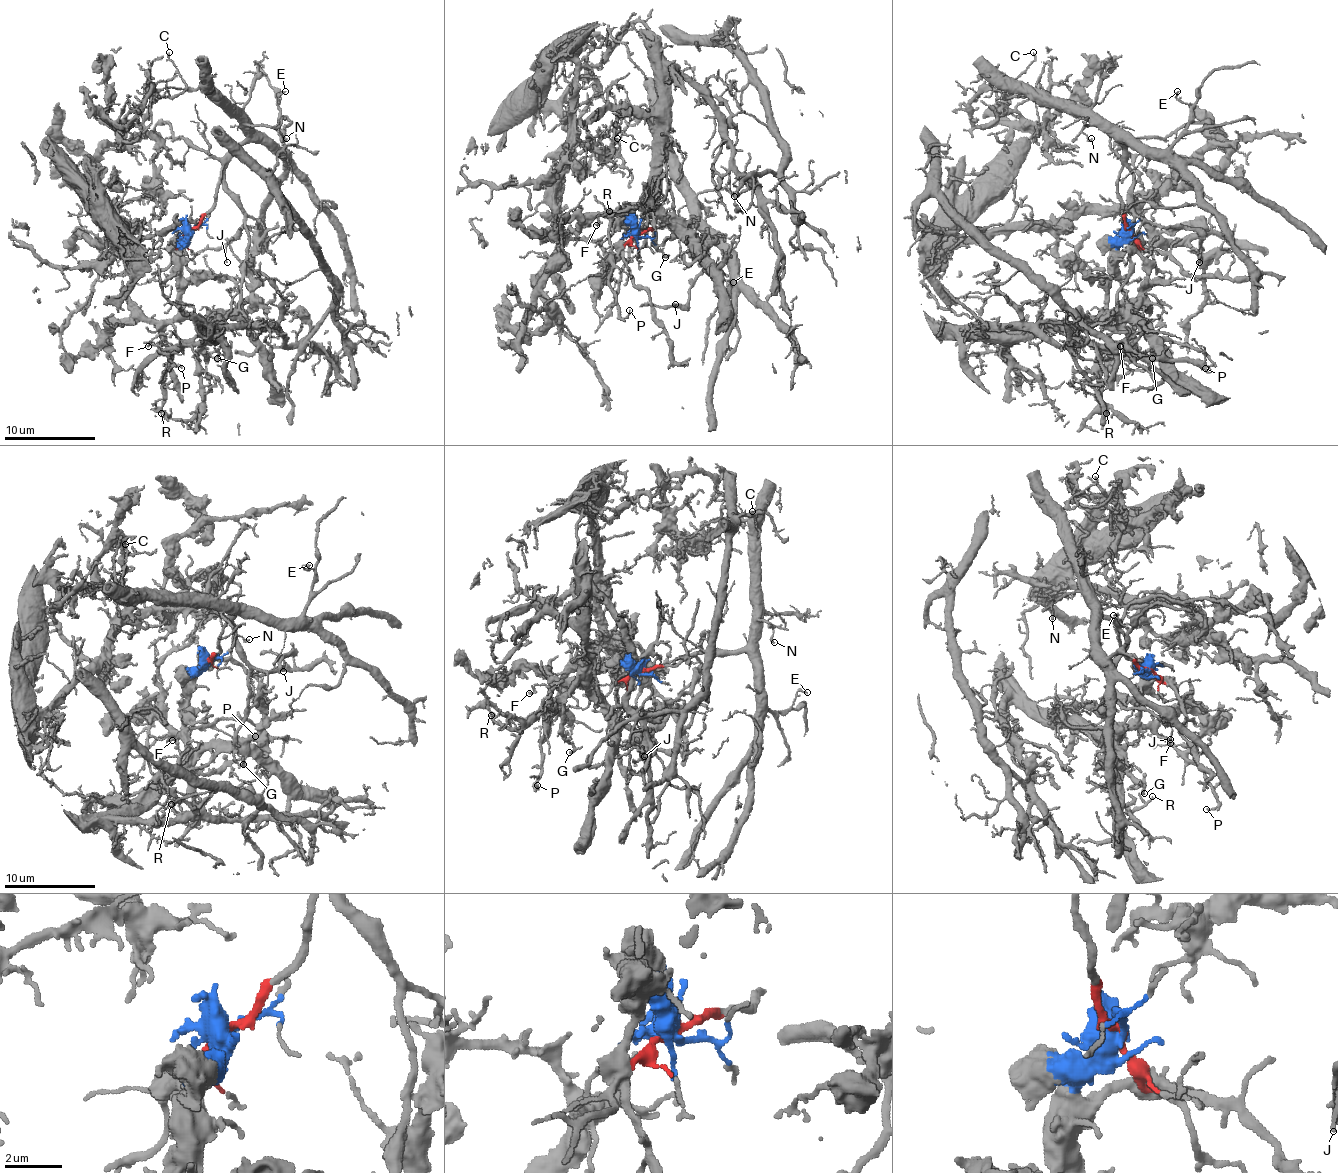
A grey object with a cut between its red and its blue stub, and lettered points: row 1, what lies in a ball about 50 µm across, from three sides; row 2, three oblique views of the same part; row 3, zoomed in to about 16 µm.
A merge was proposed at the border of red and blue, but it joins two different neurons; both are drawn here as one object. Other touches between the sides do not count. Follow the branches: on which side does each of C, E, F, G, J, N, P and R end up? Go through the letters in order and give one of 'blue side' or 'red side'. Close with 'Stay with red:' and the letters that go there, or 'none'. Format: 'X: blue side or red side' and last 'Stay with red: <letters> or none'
C: red side
E: red side
F: blue side
G: blue side
J: red side
N: red side
P: blue side
R: blue side
Stay with red: C, E, J, N

